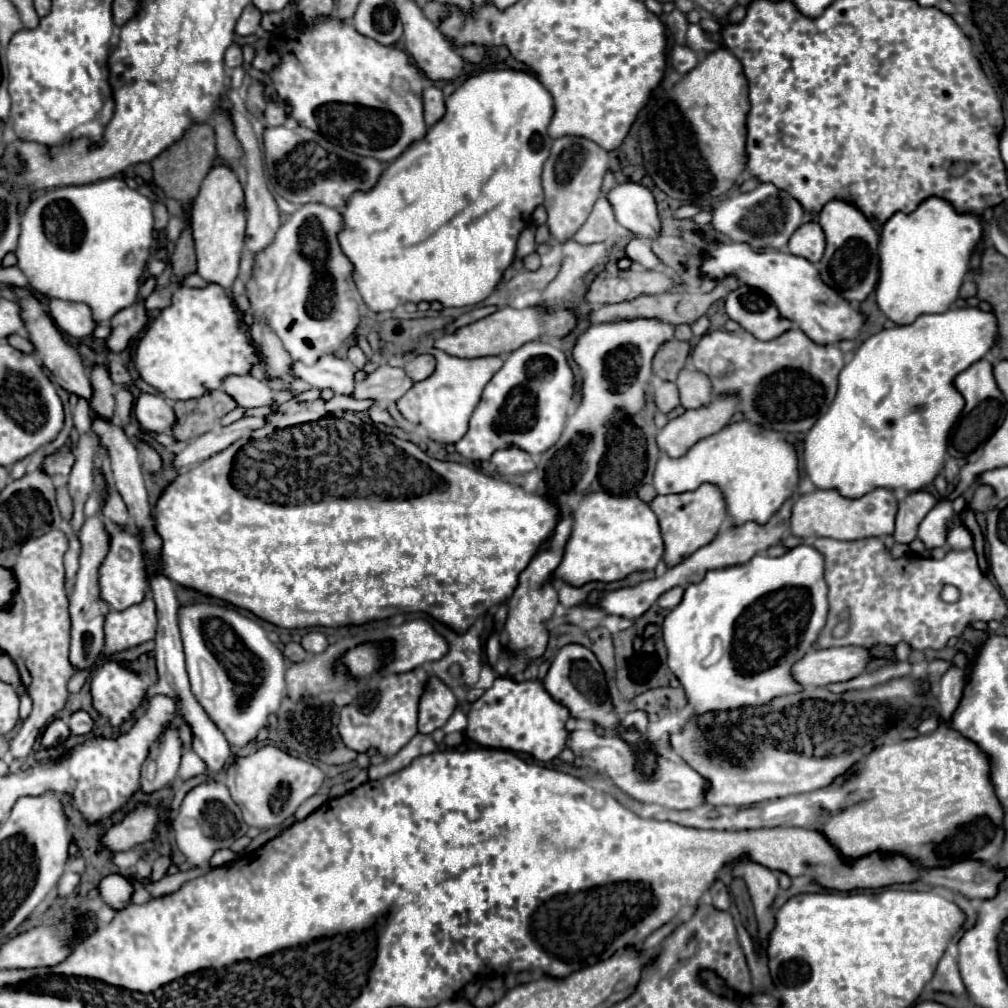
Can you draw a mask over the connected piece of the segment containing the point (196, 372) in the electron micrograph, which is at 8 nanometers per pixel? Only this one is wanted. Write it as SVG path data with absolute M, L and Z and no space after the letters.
M209 283L207 287L177 287L173 291L171 305L159 311L139 339L133 363L137 375L159 395L185 401L219 389L225 377L249 375L261 357L233 297L221 285Z

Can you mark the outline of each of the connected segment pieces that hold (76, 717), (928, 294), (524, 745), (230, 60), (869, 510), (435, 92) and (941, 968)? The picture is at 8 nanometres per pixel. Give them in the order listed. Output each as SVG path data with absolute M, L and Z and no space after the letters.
M77 711L69 719L69 729L73 735L87 735L93 729L93 719L85 711Z
M929 197L913 213L895 213L881 227L877 305L895 325L911 325L923 313L943 313L959 297L969 261L981 241L981 217L957 211L947 199Z
M497 677L493 685L471 705L467 717L469 725L465 735L481 747L527 753L543 763L549 763L567 747L565 721L569 719L569 709L545 691L543 681Z
M231 45L227 51L225 51L225 57L223 57L223 63L225 63L225 67L239 67L239 65L243 65L243 53L241 53L241 49L239 49L239 45Z
M815 489L797 497L789 527L795 537L833 537L843 541L853 541L861 537L881 537L893 533L897 513L897 499L889 489L873 489L863 497L849 499L837 489Z
M429 87L423 91L423 107L425 107L425 123L431 127L435 125L445 113L443 93L437 87Z
M945 951L945 955L941 957L941 961L935 969L935 975L931 979L931 987L935 991L947 991L947 993L953 993L953 995L965 993L965 985L963 985L963 979L959 975L957 961L949 951Z

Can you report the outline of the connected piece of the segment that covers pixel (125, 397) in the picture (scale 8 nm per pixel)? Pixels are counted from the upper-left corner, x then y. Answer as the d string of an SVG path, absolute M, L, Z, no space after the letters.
M121 389L117 395L115 395L115 409L117 409L117 415L121 419L123 425L131 423L131 405L133 405L133 395L131 391L127 389Z

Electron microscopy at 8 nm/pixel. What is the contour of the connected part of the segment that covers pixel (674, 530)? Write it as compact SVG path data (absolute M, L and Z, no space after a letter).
M703 483L695 491L657 495L649 505L655 511L659 525L661 525L661 533L665 539L667 565L677 565L677 561L681 561L681 557L687 557L689 553L695 553L699 547L713 541L713 537L717 535L717 531L727 515L727 503L725 503L723 491L713 483Z

